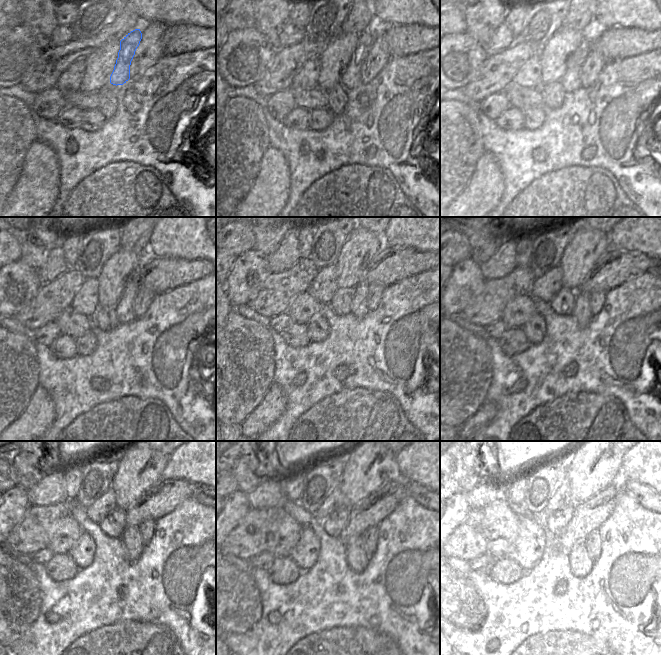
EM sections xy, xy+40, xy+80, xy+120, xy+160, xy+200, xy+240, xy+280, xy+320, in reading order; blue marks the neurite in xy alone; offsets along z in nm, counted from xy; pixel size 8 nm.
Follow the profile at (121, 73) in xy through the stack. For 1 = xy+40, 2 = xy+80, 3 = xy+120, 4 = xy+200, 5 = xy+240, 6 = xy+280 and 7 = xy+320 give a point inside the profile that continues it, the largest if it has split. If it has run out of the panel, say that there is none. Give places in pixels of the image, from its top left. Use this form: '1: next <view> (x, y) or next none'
1: next xy+40 (348, 78)
2: next xy+80 (572, 79)
3: next xy+120 (130, 305)
4: next xy+200 (582, 314)
5: next xy+240 (131, 537)
6: next xy+280 (357, 559)
7: next xy+320 (581, 564)

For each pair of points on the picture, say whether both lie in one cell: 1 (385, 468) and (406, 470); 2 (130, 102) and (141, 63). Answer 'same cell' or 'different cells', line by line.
1: different cells
2: different cells

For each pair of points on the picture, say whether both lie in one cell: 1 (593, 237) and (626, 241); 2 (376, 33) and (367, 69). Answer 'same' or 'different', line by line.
1: different
2: same

